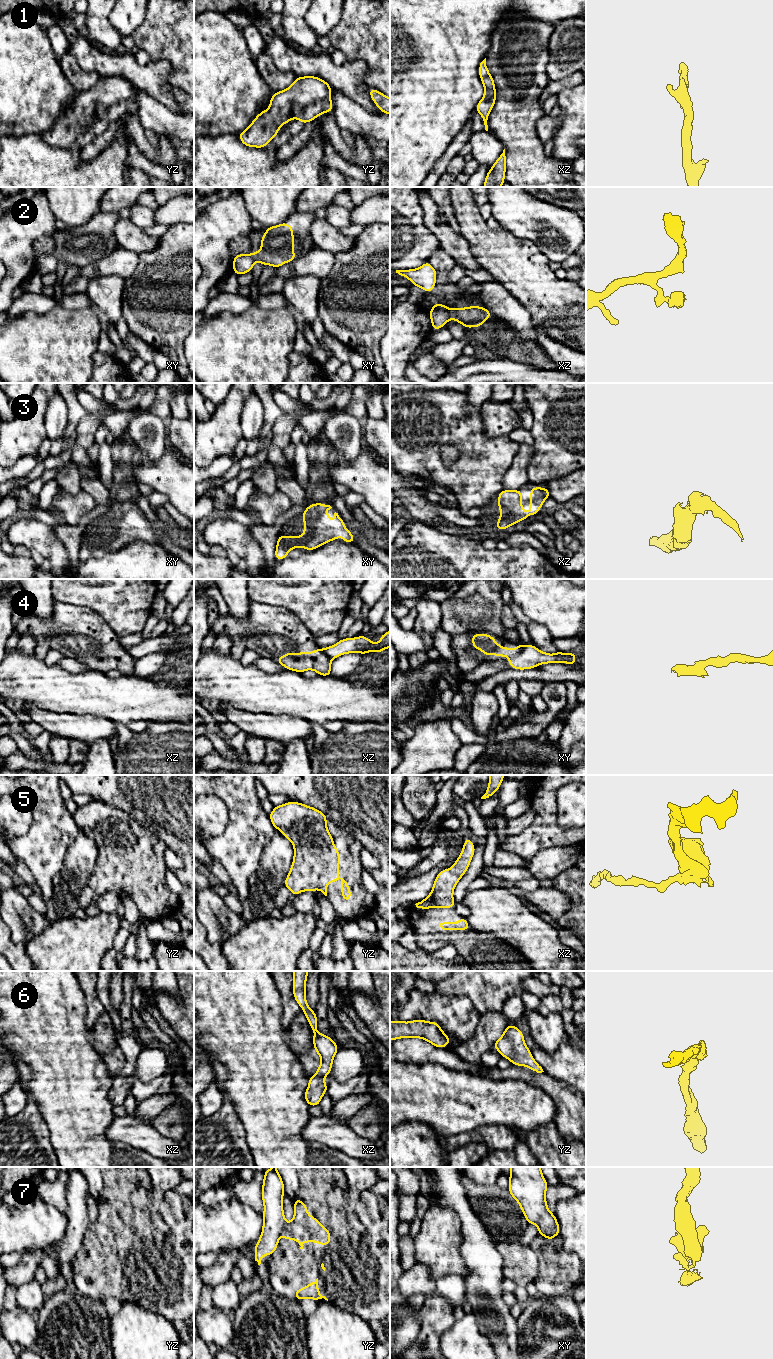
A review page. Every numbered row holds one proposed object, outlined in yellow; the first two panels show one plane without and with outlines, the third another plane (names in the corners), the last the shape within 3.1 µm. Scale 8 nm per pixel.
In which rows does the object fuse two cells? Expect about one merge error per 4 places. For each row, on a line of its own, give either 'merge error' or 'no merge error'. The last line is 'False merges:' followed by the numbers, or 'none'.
1: no merge error
2: merge error
3: no merge error
4: merge error
5: no merge error
6: no merge error
7: merge error
False merges: 2, 4, 7

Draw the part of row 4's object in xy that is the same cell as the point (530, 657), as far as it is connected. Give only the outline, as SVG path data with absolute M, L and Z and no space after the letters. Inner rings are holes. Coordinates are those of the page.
M524 645L523 650L520 653L512 652L508 656L510 668L512 669L532 669L540 664L548 663L567 663L576 666L575 658L578 653L562 653L557 651L554 654L548 654L540 651L534 645Z

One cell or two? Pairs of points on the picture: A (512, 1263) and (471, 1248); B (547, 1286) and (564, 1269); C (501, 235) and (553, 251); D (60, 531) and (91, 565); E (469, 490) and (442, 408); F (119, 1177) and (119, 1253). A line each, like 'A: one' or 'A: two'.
A: two
B: one
C: two
D: two
E: one
F: one

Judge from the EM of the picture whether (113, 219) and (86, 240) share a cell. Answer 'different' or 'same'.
same

